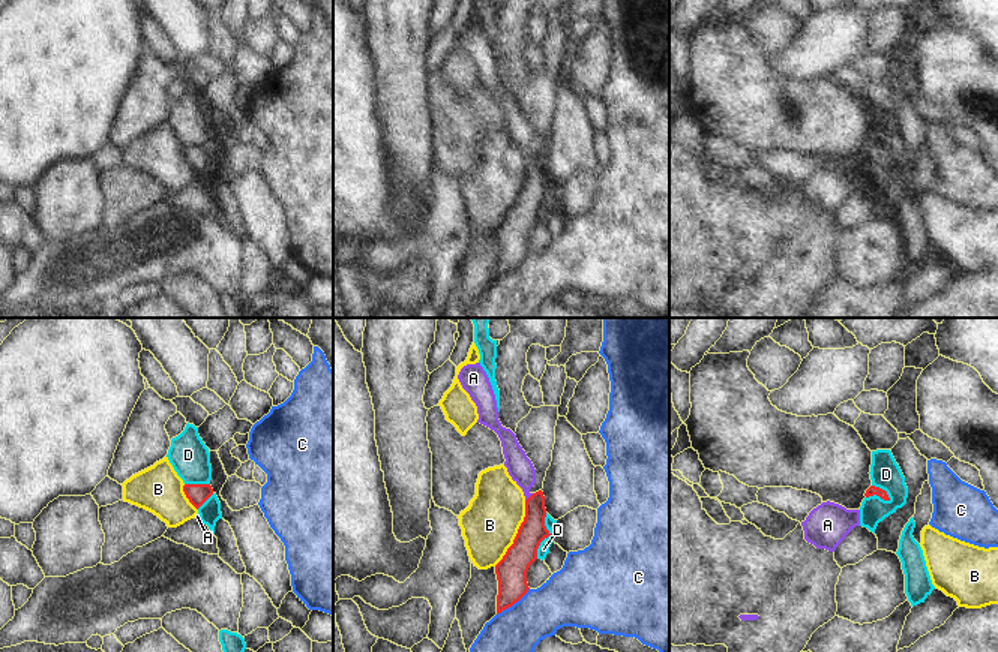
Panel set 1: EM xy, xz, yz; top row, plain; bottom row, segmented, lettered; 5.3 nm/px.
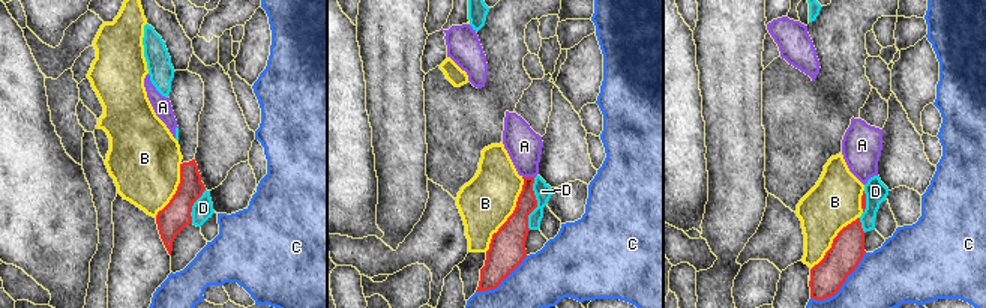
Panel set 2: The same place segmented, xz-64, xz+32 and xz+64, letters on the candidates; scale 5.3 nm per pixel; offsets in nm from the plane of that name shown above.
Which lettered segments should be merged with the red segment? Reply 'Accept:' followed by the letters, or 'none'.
Accept: none

